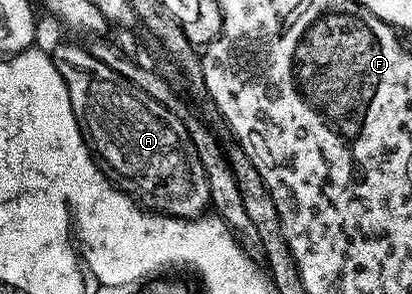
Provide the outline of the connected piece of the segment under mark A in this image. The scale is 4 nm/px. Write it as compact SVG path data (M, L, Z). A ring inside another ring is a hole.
M58 44L52 48L52 55L56 70L60 70L60 78L64 78L68 86L70 104L74 107L74 116L90 155L98 161L99 168L105 172L111 184L151 212L179 216L181 220L201 217L211 207L208 178L200 162L200 154L196 154L196 146L192 146L192 138L188 138L184 122L160 106L156 98L148 98L148 94L128 82L128 78L119 76L115 70L104 66L104 62L97 61L86 46Z

